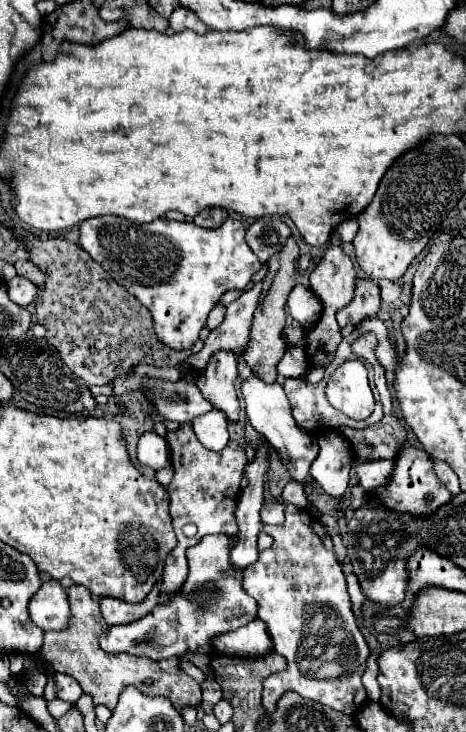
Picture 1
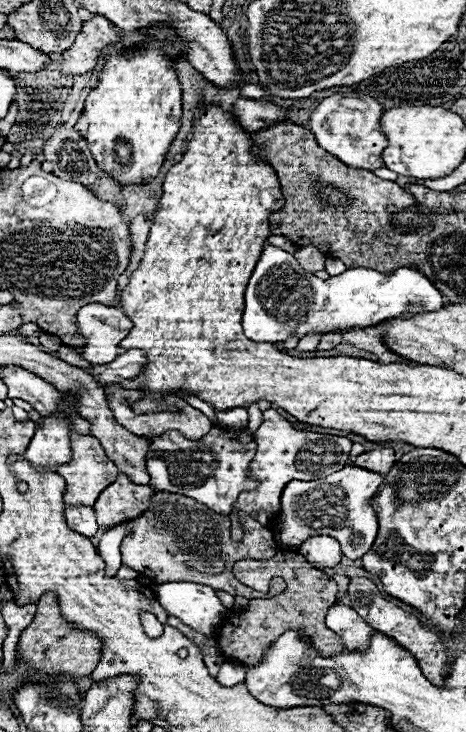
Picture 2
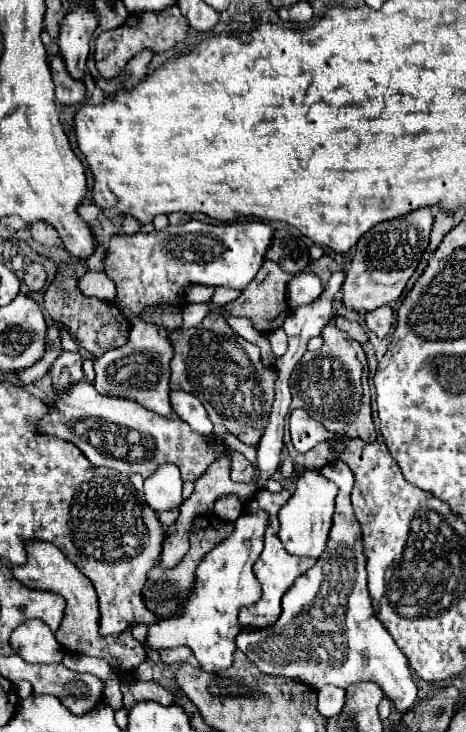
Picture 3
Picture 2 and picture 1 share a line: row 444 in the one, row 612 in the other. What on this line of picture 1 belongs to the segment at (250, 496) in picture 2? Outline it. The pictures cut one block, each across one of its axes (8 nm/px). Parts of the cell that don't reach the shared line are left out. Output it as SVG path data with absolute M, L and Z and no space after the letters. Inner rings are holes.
M286 504L286 520L282 526L262 524L262 530L274 538L272 546L262 550L256 564L244 568L244 590L258 602L258 618L268 626L268 632L274 640L274 650L288 660L288 668L278 674L270 674L264 680L264 708L272 712L276 708L276 700L292 690L302 698L316 700L338 712L354 716L354 712L368 700L366 690L362 686L362 674L366 668L368 646L364 636L356 624L356 618L350 610L350 598L346 592L346 578L340 562L336 560L332 540L326 528L308 516L304 508L294 504Z

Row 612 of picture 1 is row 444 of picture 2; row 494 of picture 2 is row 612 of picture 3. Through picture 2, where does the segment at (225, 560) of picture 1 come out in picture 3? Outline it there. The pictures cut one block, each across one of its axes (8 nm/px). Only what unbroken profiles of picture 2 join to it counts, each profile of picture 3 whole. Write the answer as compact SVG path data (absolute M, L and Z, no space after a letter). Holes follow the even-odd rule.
M266 512L240 514L234 534L224 540L224 544L218 544L212 552L208 552L208 556L200 562L196 570L196 588L184 604L184 612L176 618L166 618L152 624L148 642L178 642L178 646L192 648L206 672L230 668L236 650L234 638L240 632L238 610L240 606L256 604L260 598L260 584L254 580L256 576L252 572L252 564L262 552L262 540L268 524Z

